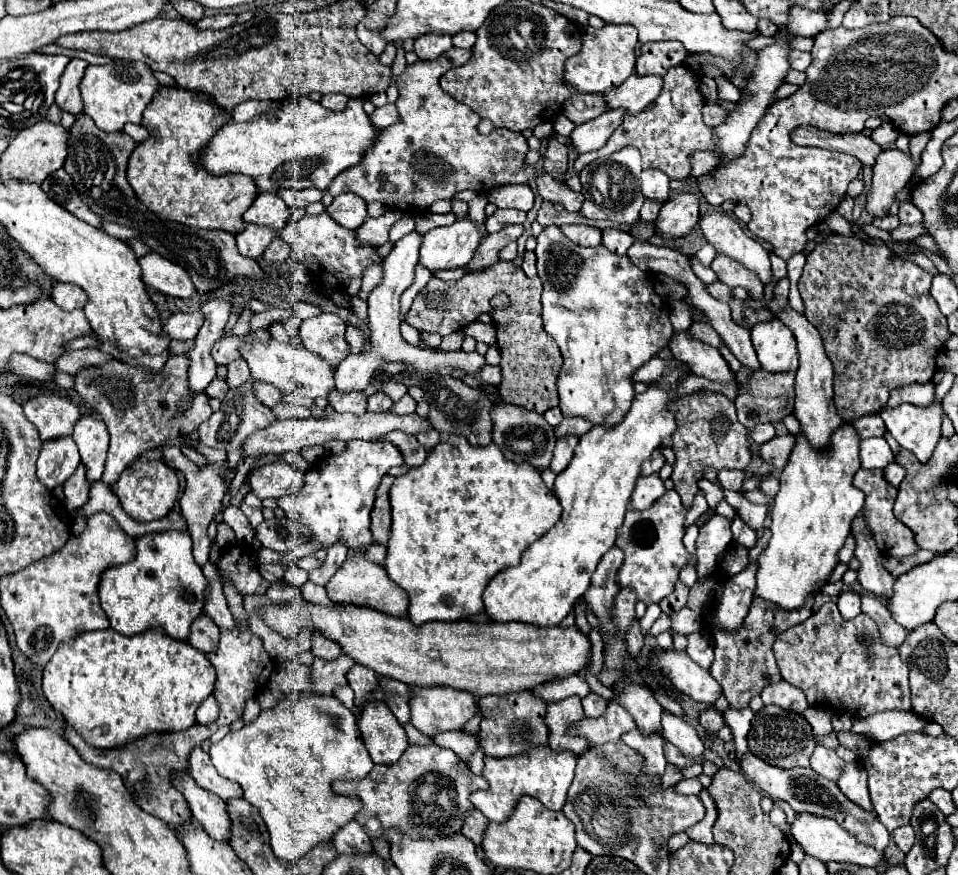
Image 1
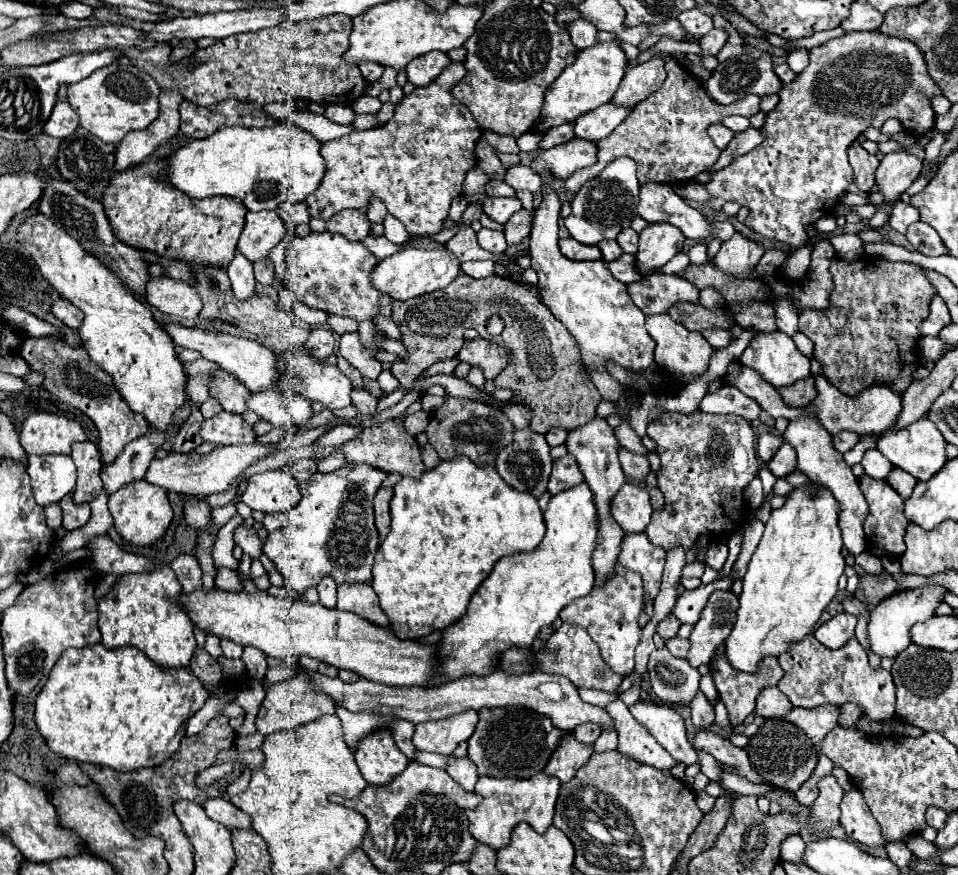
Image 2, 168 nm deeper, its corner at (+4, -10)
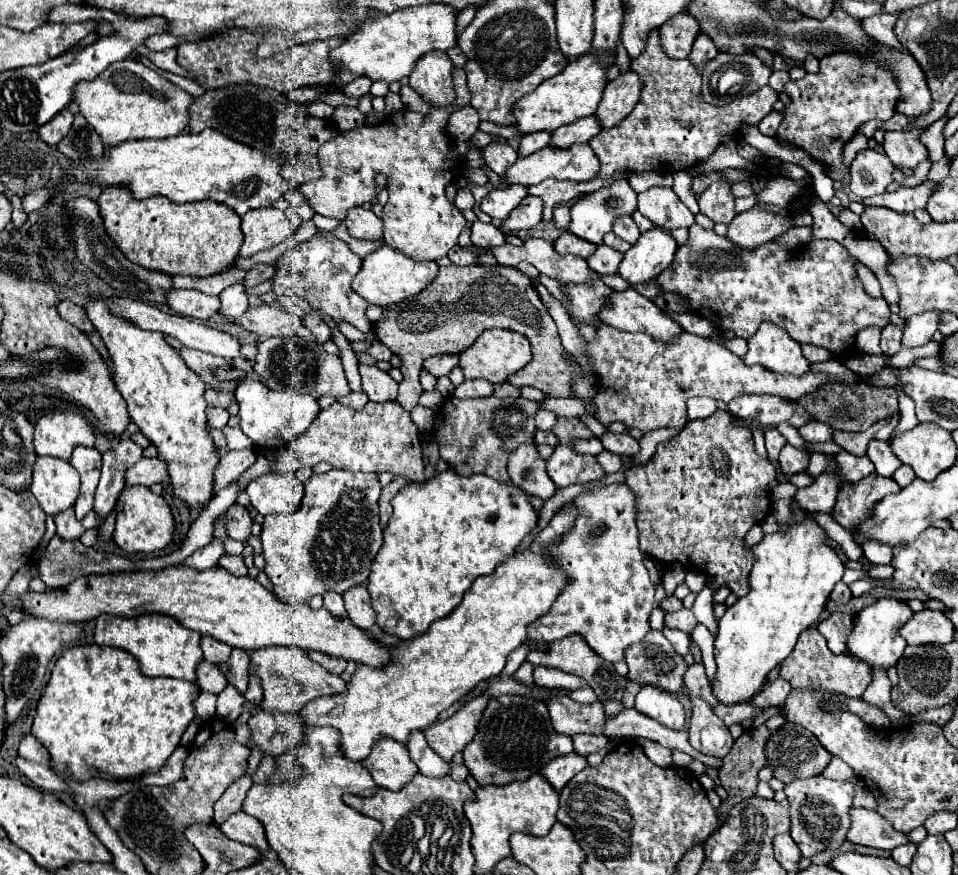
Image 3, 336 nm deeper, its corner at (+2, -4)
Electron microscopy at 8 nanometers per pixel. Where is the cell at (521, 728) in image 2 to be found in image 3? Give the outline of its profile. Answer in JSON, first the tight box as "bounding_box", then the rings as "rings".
{"bounding_box":[464,696,572,786],"rings":[[[498,696],[490,698],[478,724],[476,738],[464,748],[464,764],[480,786],[508,784],[512,780],[530,778],[540,772],[546,762],[568,752],[572,752],[572,738],[552,730],[544,702],[526,696]]]}

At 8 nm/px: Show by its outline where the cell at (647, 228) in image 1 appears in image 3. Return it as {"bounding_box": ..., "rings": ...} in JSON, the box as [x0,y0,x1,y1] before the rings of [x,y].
{"bounding_box":[612,216,640,244],"rings":[[[620,216],[614,222],[614,228],[612,230],[616,232],[616,236],[620,236],[622,240],[626,240],[630,244],[634,244],[638,240],[638,236],[640,236],[640,230],[638,230],[638,226],[634,224],[634,220],[630,216]]]}

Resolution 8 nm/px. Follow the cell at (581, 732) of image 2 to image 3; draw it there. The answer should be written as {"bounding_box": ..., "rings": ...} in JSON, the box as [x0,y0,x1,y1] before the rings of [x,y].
{"bounding_box":[572,734,608,756],"rings":[[[576,734],[576,738],[572,738],[572,740],[574,740],[574,750],[582,756],[588,756],[588,754],[604,748],[608,742],[608,738],[604,734]]]}

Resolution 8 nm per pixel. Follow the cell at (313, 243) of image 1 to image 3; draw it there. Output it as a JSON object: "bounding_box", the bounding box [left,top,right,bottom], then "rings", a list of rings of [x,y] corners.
{"bounding_box":[274,236,372,332],"rings":[[[314,236],[308,242],[298,244],[296,248],[288,250],[278,260],[278,272],[274,276],[274,292],[284,296],[298,296],[306,300],[310,306],[320,308],[328,316],[332,316],[336,322],[344,320],[356,326],[362,332],[368,332],[372,322],[366,318],[366,308],[370,302],[364,302],[354,290],[352,290],[352,278],[360,272],[362,258],[356,256],[350,246],[340,238],[326,238],[326,236]]]}

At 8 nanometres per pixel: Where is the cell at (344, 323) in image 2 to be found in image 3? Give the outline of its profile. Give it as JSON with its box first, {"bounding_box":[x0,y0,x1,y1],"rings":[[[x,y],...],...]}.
{"bounding_box":[338,322,366,342],"rings":[[[338,322],[338,330],[340,330],[350,342],[360,342],[360,340],[366,338],[364,332],[360,332],[356,326],[352,326],[352,324],[348,324],[348,322]]]}

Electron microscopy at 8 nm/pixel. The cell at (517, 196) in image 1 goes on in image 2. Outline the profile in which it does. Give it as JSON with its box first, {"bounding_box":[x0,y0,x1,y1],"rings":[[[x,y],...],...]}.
{"bounding_box":[484,198,522,224],"rings":[[[486,198],[484,200],[484,214],[500,224],[504,224],[520,208],[522,208],[522,202],[518,198]]]}

